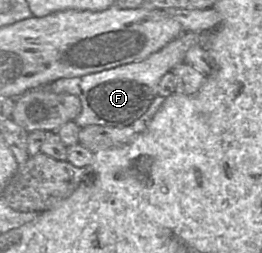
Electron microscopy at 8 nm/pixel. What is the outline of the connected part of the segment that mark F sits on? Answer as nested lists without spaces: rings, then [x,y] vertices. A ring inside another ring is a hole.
[[[184,32],[143,60],[80,77],[58,79],[43,86],[55,93],[72,94],[80,99],[81,112],[73,120],[80,128],[89,125],[127,127],[141,117],[155,99],[162,76],[184,62],[187,50],[193,45],[202,45],[205,37],[204,33]]]

